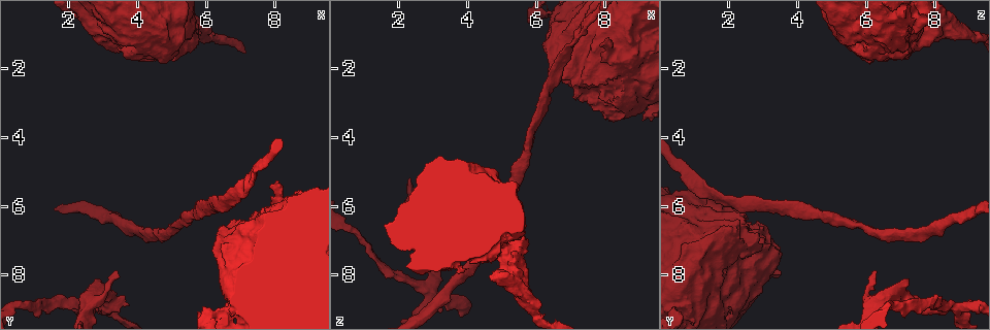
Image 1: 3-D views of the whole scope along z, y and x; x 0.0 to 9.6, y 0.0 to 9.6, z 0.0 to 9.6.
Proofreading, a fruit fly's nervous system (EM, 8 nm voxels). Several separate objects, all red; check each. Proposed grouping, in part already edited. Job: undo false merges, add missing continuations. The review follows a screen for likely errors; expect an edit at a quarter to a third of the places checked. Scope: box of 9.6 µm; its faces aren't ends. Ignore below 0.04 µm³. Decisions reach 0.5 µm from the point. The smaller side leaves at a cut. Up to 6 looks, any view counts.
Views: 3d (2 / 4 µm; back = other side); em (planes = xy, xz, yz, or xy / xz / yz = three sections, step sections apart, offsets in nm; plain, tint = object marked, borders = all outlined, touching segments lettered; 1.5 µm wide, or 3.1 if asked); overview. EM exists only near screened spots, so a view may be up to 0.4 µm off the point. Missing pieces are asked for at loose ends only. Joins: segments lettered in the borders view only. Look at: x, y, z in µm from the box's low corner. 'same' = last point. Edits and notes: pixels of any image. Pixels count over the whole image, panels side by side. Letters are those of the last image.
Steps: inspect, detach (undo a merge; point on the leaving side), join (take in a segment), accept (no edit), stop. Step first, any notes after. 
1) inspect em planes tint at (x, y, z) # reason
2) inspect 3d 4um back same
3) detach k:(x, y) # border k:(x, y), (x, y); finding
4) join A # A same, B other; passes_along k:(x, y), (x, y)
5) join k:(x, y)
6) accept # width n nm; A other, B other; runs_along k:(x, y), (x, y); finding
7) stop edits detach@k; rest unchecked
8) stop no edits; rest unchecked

inspect 3d 4um at (5.55, 1.50, 7.15) # branch stops here

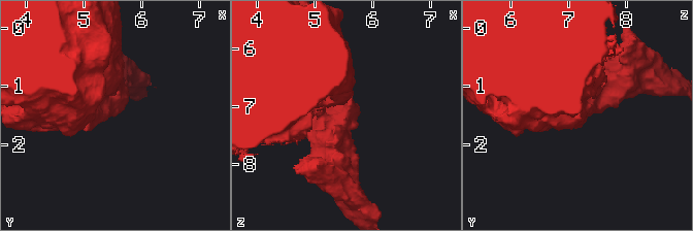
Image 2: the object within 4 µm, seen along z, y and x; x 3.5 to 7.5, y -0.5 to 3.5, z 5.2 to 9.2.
inspect em planes borders at (5.55, 1.45, 7.15)

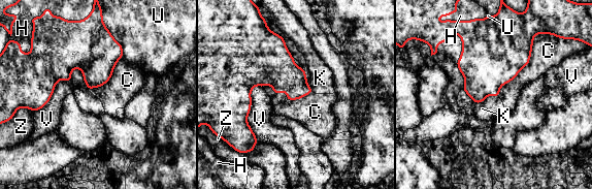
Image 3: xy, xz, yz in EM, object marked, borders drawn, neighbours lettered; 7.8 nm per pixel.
accept # C other, H other, K other, U other, V other, Z other; border 3:(535, 35), (529, 62), (498, 96); no lettered segment goes on from it

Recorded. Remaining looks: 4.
inspect em planes borders at (5.95, 0.95, 9.00)

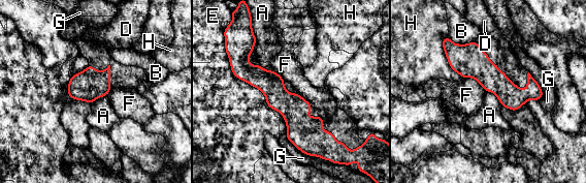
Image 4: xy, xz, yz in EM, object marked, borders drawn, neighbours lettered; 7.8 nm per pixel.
accept # longest_contact H 360 nm; A other, B other, D other, E other, F other, G other, H other; runs_along 4:(247, 54), (246, 64), (317, 135), (328, 135); continuous, no second neuron

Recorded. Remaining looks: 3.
inspect em yz step 8 borders at (3.00, 8.95, 8.30) # four arms meet

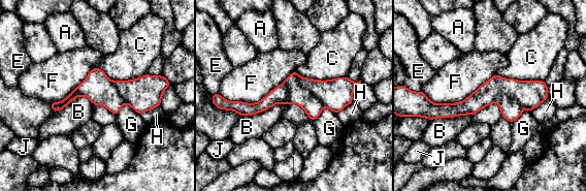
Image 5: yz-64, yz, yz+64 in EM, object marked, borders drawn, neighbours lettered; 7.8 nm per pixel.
inspect em planes borders same

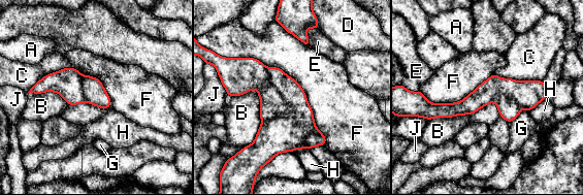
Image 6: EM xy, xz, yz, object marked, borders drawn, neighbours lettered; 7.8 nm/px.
detach 6:(271, 104) # width 170 nm; A other, B other, C other, D other, E other, F other, G other, H other, J other; border 6:(269, 83), (287, 109), (262, 121); a second neuron is stuck on

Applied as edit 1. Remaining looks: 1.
stop edits detach@6; rest unchecked

